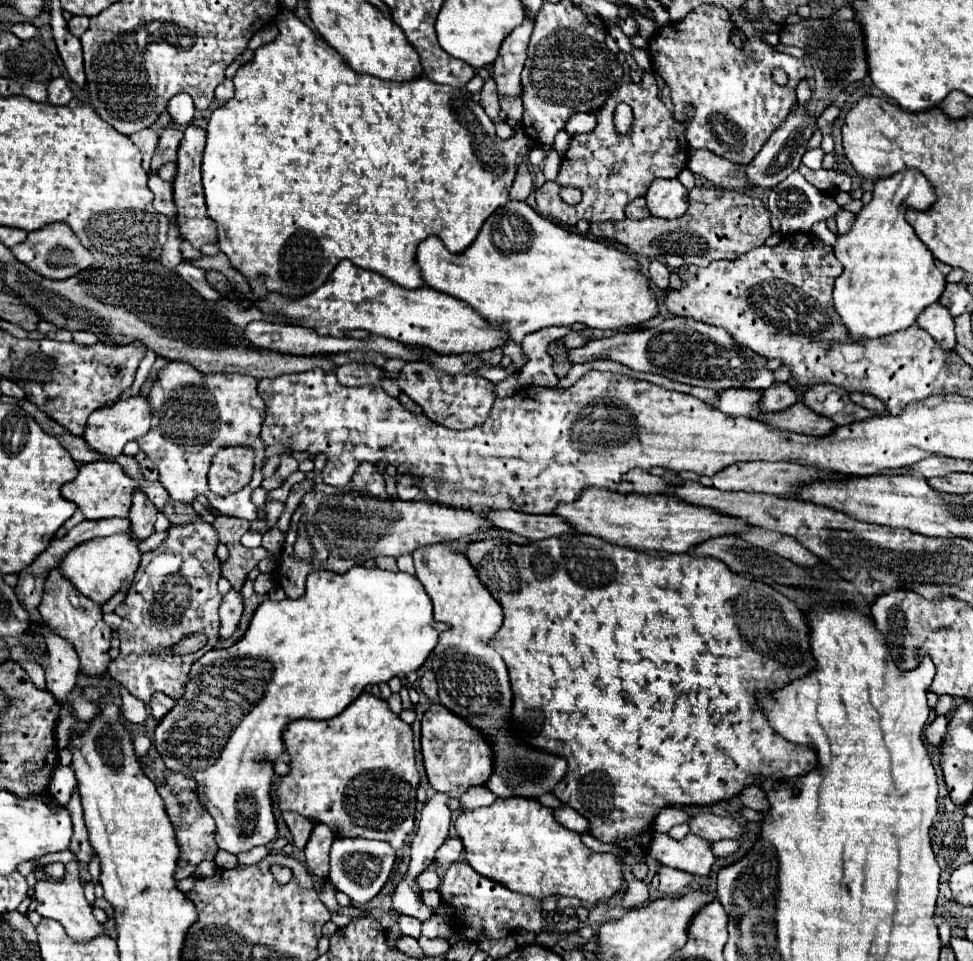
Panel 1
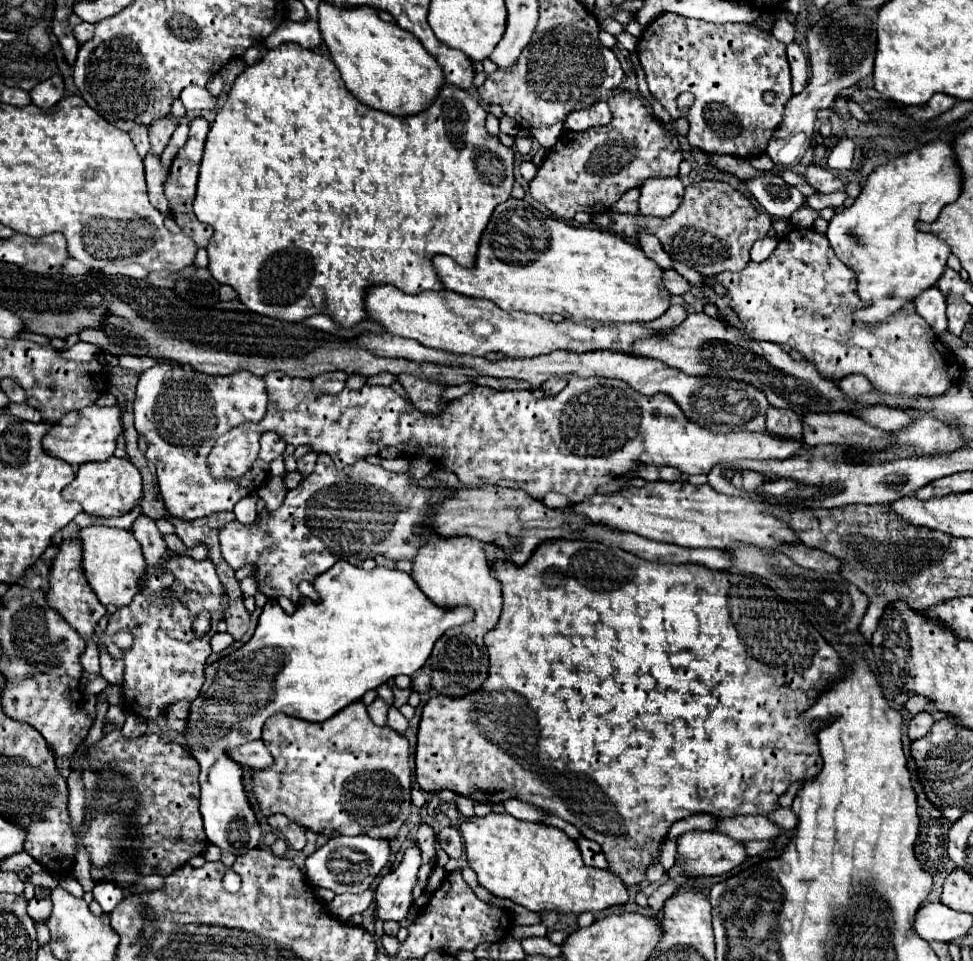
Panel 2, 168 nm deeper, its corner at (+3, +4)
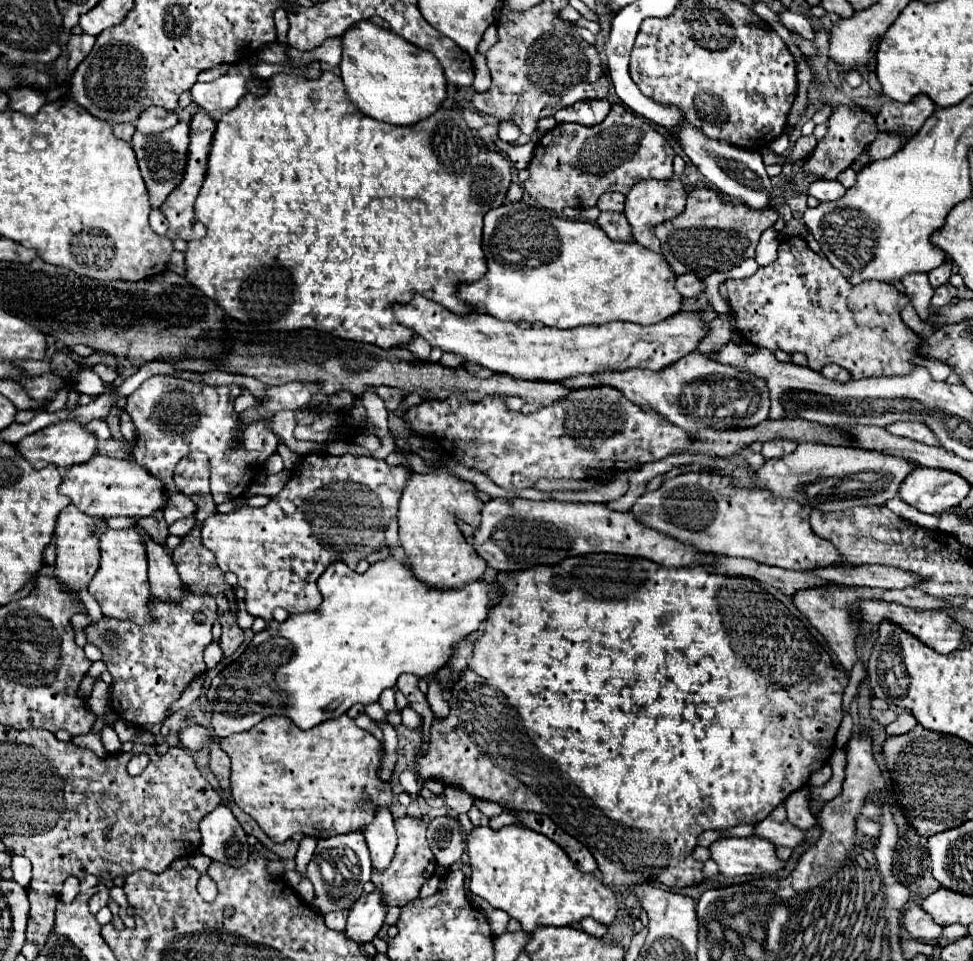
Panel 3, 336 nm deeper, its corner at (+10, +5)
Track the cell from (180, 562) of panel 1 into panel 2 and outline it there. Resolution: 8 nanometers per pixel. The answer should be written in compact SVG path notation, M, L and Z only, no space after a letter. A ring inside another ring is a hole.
M168 550L168 554L162 558L162 562L158 566L150 568L148 574L142 578L140 590L132 598L132 602L128 606L118 608L114 614L110 614L108 628L106 628L106 634L102 636L102 642L108 648L112 658L124 660L122 690L124 690L126 710L130 710L130 712L134 712L146 720L152 720L152 718L162 714L164 706L178 702L178 700L192 702L200 694L200 686L204 680L202 668L204 668L212 650L210 650L210 638L196 638L194 636L192 622L194 622L196 614L206 610L212 614L212 630L210 632L216 632L216 622L222 616L222 606L220 606L222 592L224 592L224 586L218 580L218 574L216 574L212 560L198 562L186 554L174 554ZM120 630L130 630L130 634L134 636L134 642L128 650L120 650L114 644L114 634L118 634Z

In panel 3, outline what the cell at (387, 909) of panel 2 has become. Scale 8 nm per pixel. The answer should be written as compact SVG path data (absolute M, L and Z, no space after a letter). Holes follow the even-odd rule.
M375 891L365 897L359 897L347 913L345 937L355 941L357 945L373 941L373 937L379 933L383 925L385 911L387 907L383 905L381 895L377 895Z

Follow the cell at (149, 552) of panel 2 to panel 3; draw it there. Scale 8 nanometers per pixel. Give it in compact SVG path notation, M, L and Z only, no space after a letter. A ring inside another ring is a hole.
M145 535L145 545L147 545L149 585L153 599L163 603L179 603L185 593L185 587L179 579L173 559L167 555L167 551L161 545L151 541L147 535Z

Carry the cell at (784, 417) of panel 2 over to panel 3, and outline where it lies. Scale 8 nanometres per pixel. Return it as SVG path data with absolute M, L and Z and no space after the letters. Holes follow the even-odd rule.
M769 441L769 443L763 445L761 455L765 459L779 459L779 457L793 453L795 447L797 447L797 443L791 443L791 441Z

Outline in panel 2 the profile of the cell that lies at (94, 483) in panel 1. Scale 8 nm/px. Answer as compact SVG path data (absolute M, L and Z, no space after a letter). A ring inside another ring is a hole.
M108 458L104 462L90 462L78 468L76 478L62 490L66 500L76 500L82 504L86 514L94 516L122 516L130 512L142 498L142 478L138 468L124 458Z

